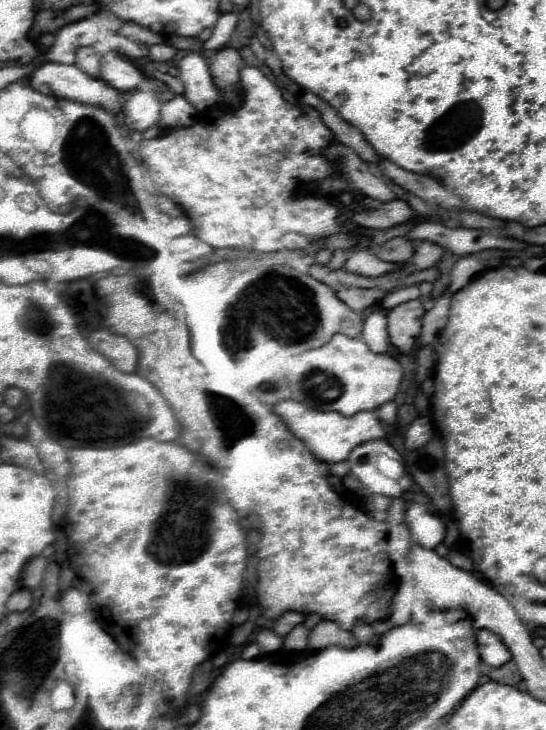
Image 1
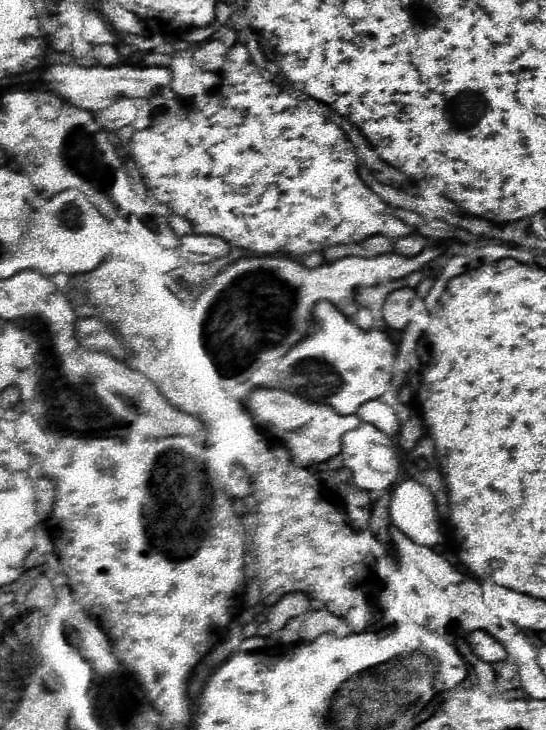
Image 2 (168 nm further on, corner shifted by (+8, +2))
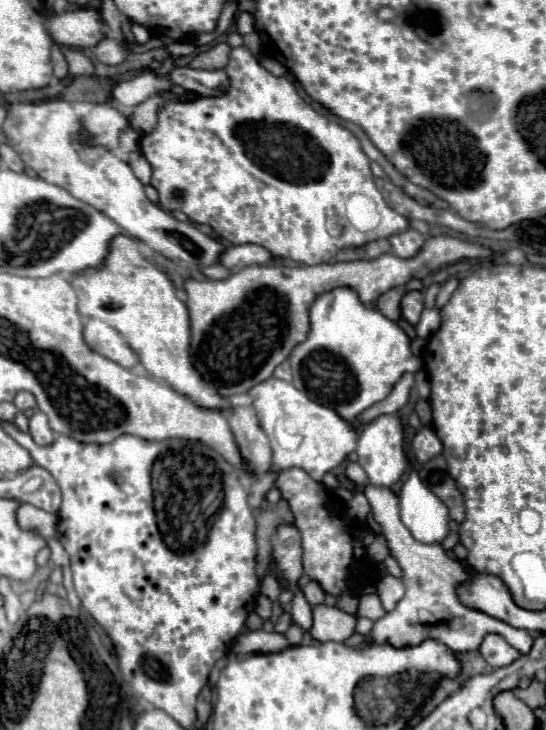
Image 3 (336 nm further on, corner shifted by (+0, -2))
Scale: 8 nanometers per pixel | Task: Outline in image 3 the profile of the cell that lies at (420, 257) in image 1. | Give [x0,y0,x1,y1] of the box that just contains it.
[388,228,424,258]

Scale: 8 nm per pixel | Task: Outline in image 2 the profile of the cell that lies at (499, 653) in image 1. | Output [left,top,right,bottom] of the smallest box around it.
[468,630,508,662]

